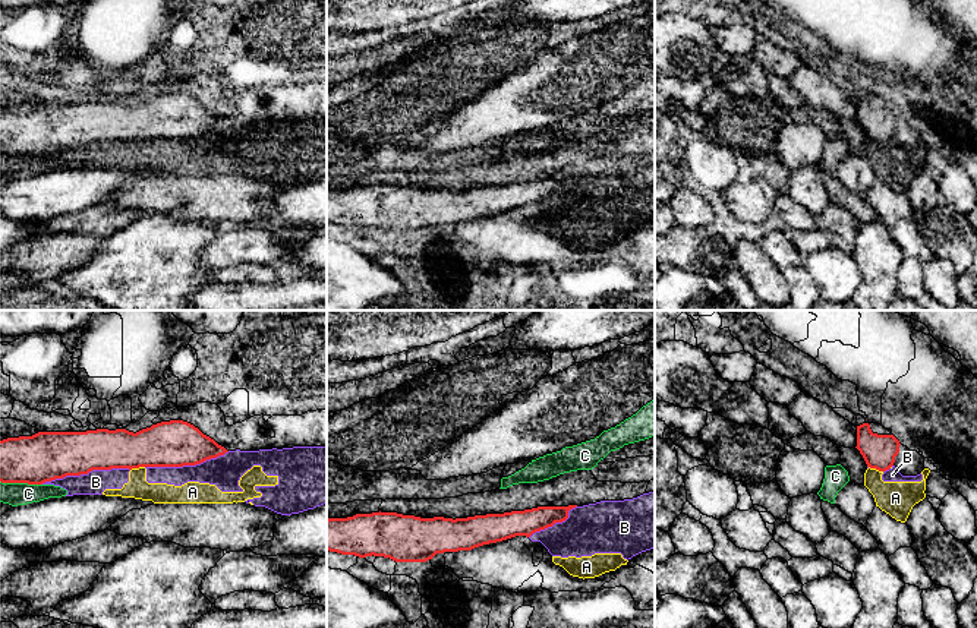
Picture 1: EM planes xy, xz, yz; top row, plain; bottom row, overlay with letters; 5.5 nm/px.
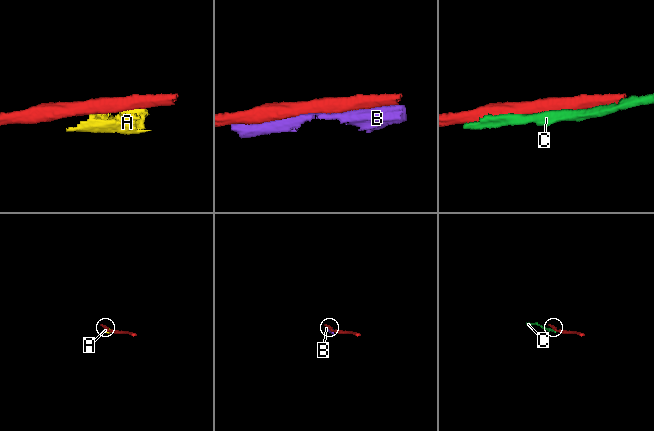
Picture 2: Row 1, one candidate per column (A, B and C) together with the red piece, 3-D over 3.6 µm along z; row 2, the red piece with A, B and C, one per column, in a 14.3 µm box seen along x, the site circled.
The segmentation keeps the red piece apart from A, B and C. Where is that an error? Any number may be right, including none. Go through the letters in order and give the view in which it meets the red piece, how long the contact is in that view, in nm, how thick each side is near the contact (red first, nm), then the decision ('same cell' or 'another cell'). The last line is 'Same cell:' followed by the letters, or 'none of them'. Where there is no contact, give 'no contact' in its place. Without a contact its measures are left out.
A: meets red in xy; contact 80 nm long; 260 nm thick on the red side, 120 nm on the other; another cell
B: meets red in xy; contact 500 nm long; 280 nm thick on the red side, 140 nm on the other; another cell
C: meets red in xy; contact 240 nm long; 280 nm thick on the red side, 130 nm on the other; another cell
Same cell: none of them

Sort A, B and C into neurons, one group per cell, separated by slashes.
A B / C

